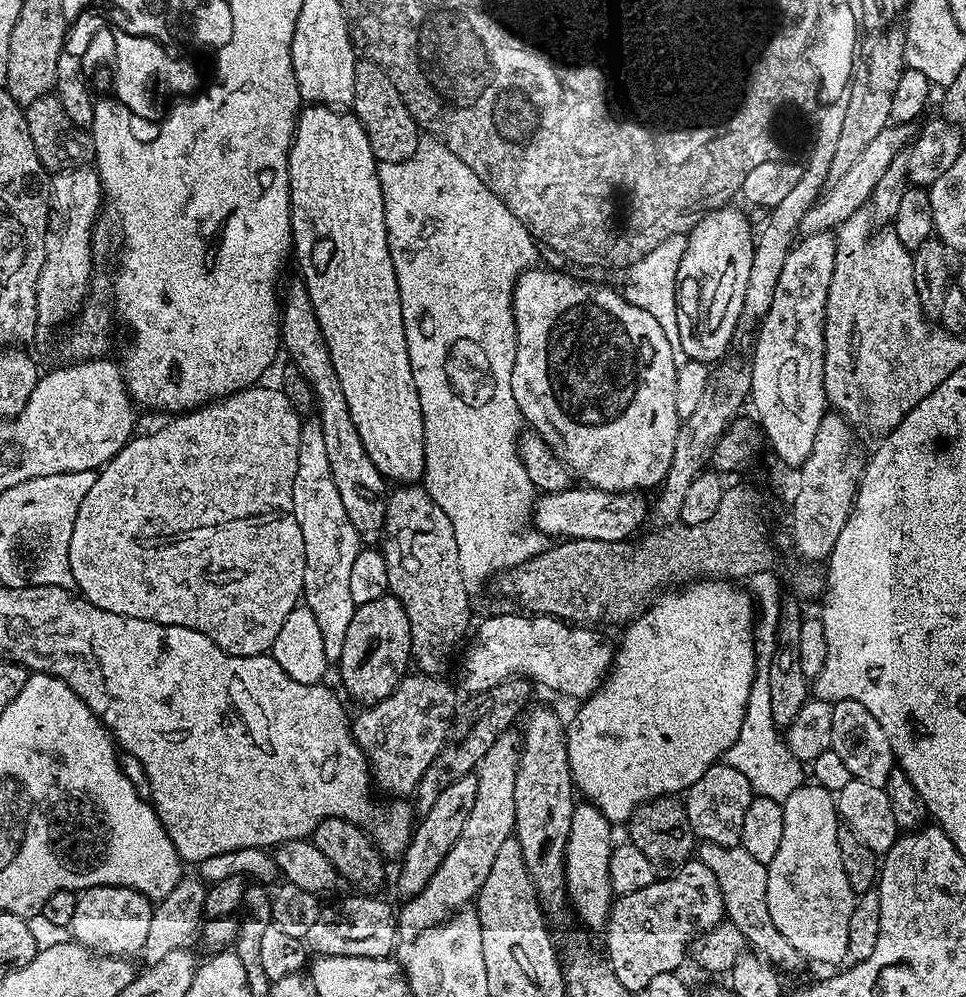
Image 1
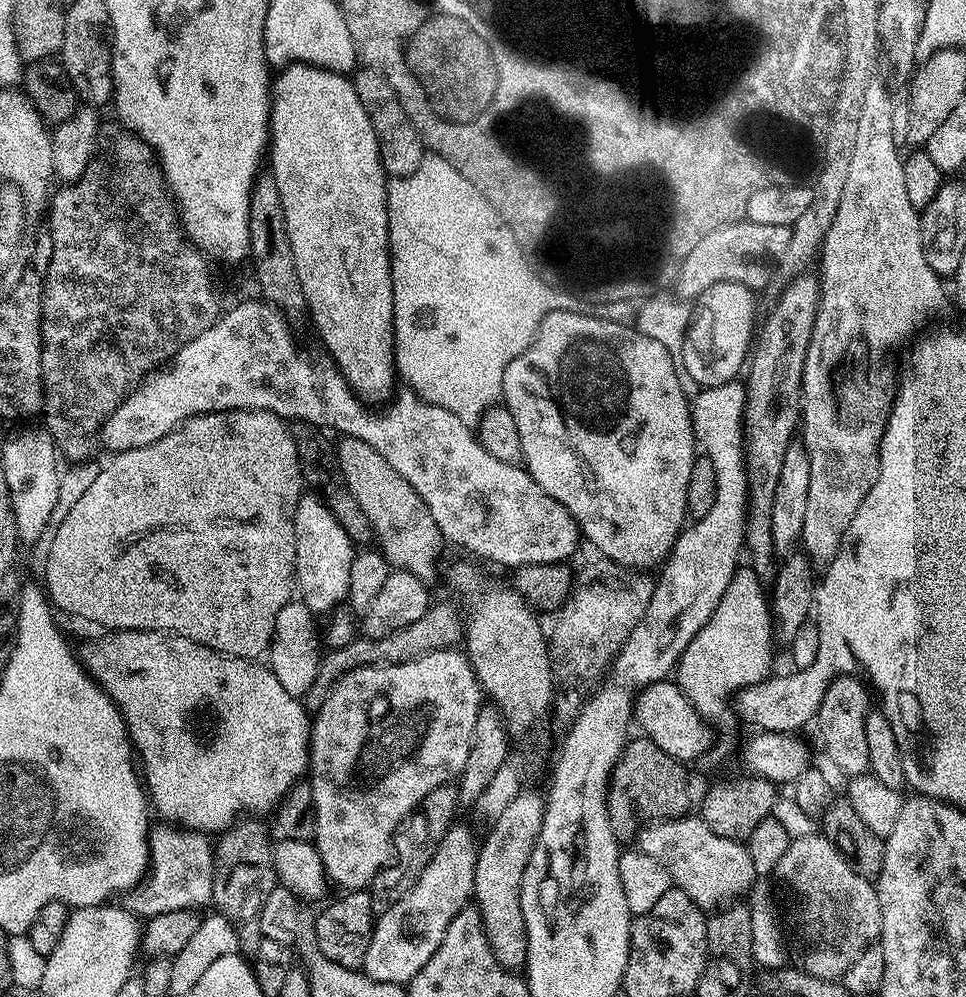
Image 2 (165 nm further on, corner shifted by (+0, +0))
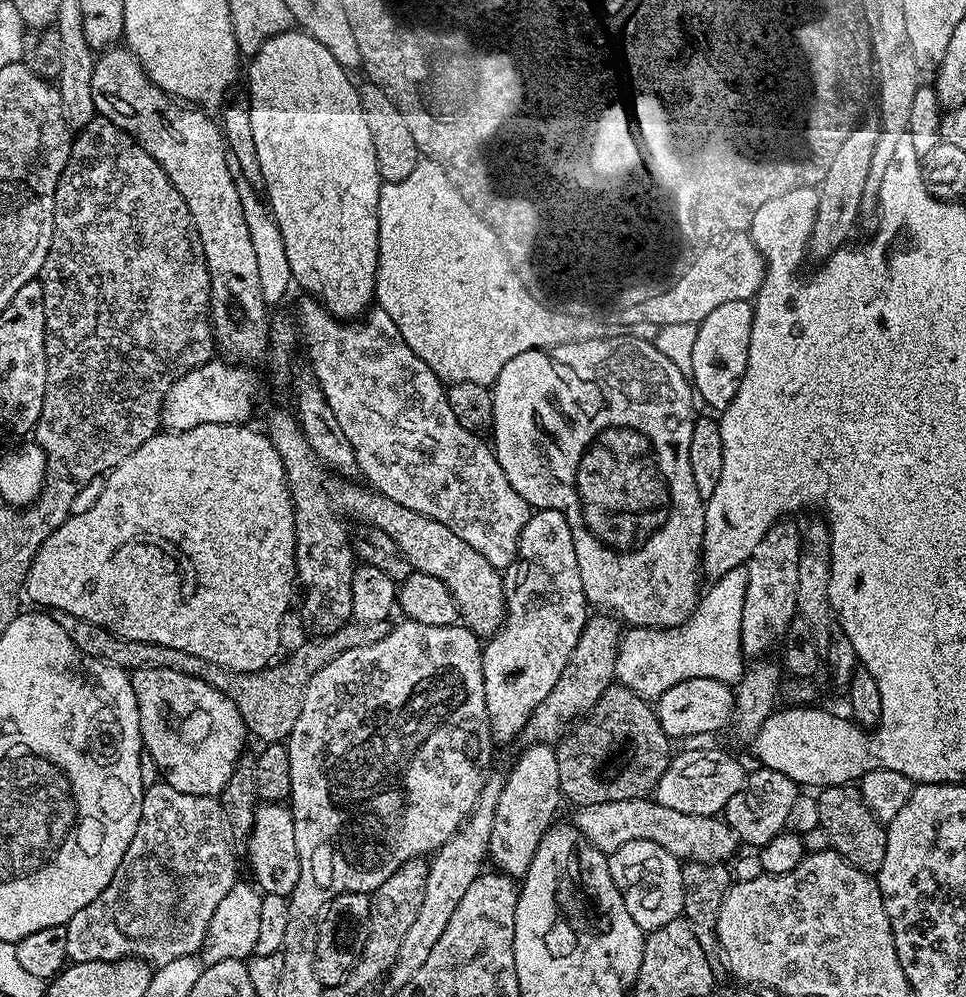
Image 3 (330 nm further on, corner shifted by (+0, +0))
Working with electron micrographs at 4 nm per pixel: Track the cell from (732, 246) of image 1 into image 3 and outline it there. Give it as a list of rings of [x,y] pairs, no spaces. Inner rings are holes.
[[[749,301],[725,302],[717,306],[707,314],[706,318],[697,324],[697,338],[694,341],[692,356],[691,383],[694,385],[694,392],[700,396],[715,410],[723,410],[730,406],[734,394],[738,394],[738,386],[742,374],[746,370],[746,358],[750,350],[750,330],[752,329],[752,304]]]

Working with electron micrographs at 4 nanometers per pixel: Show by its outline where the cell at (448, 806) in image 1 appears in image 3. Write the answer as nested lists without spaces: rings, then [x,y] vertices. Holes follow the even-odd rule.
[[[541,508],[529,515],[518,538],[514,562],[503,569],[504,621],[493,636],[487,637],[482,648],[482,682],[486,692],[486,714],[497,745],[508,744],[523,733],[530,714],[550,694],[568,655],[578,642],[584,623],[590,618],[590,605],[584,597],[582,574],[578,570],[578,554],[574,554],[574,534],[570,522],[558,510]]]

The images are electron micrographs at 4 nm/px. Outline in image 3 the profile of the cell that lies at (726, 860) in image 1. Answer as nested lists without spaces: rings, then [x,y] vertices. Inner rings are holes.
[[[630,798],[618,802],[602,802],[601,804],[585,804],[574,817],[576,829],[581,832],[595,848],[605,854],[616,852],[626,842],[645,840],[658,842],[670,854],[674,854],[681,862],[697,860],[707,864],[719,864],[731,861],[731,856],[738,849],[736,836],[723,819],[714,816],[695,816],[682,814],[678,810],[670,810],[670,806],[662,806],[654,798]]]

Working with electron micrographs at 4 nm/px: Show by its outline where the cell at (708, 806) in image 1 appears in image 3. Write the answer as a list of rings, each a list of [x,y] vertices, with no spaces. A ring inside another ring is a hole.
[[[763,766],[757,767],[757,769],[753,776],[751,773],[747,777],[744,788],[738,790],[738,794],[734,794],[734,798],[730,798],[730,802],[726,802],[722,813],[724,823],[730,826],[730,830],[736,836],[737,841],[741,845],[749,844],[753,850],[763,848],[767,840],[788,828],[790,810],[793,809],[798,795],[798,785],[790,778],[786,778],[786,774],[778,774],[778,770],[770,770]]]

